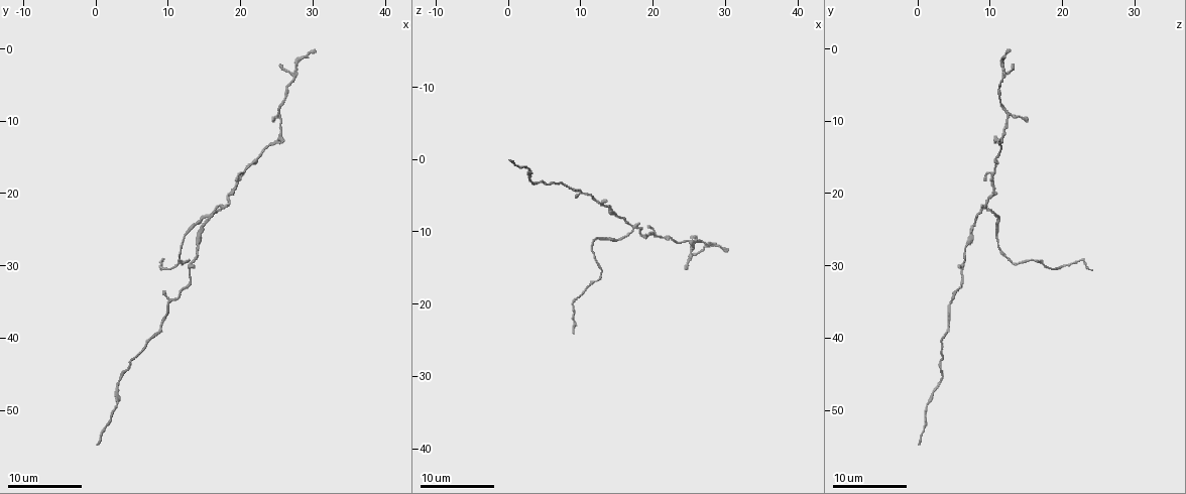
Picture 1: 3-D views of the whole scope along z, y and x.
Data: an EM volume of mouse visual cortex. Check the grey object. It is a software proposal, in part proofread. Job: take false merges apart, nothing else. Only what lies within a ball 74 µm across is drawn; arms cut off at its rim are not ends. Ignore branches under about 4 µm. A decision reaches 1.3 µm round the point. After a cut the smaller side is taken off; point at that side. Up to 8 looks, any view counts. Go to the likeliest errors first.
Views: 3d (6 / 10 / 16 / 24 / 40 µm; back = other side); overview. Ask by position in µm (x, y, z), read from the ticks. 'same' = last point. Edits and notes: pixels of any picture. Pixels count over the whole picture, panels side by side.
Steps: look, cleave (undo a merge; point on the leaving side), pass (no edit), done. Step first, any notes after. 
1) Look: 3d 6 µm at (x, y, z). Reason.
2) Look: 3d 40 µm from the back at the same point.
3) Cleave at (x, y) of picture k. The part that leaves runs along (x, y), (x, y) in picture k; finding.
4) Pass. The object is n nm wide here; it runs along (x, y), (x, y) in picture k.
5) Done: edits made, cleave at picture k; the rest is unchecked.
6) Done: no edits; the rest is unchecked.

Look: 3d 16 µm at (17.5, 22.0, 10.0).

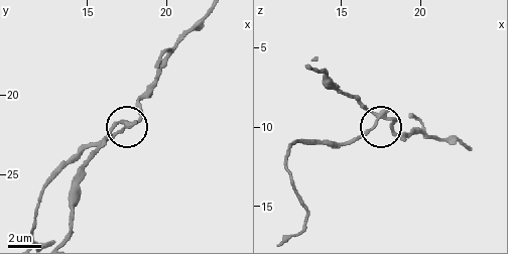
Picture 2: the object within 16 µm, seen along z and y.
Cleave at (366, 129) of picture 2. 3 arms meet here; the part that leaves runs along (383, 113), (347, 142), (289, 146), (305, 214), (293, 235) in picture 2; two neurons meet here.

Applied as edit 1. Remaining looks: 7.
Look: overview. Redraw.

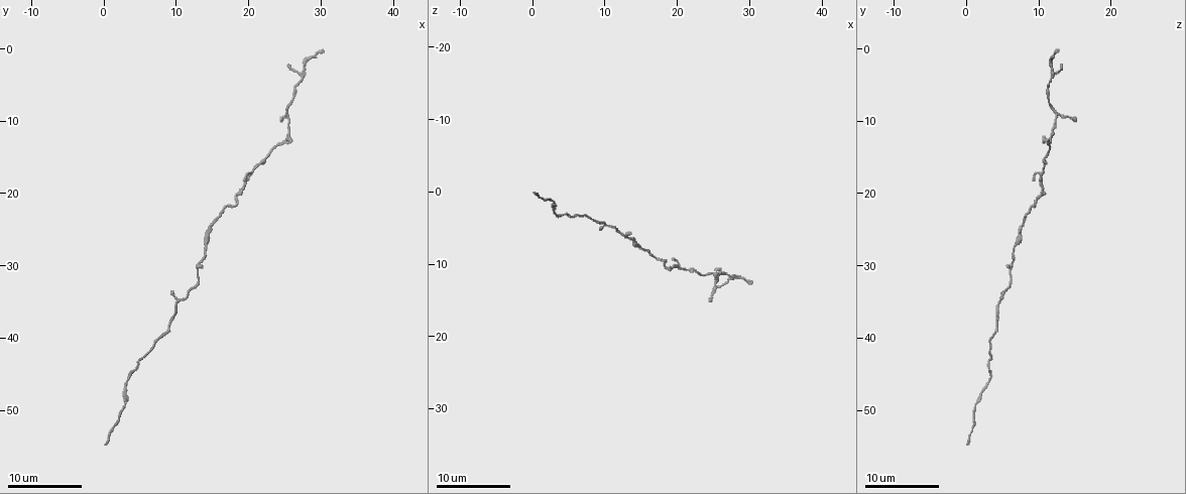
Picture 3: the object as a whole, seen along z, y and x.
Look: 3d 16 µm at (14.0, 26.5, 7.0).

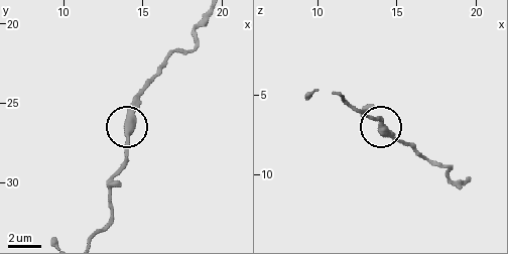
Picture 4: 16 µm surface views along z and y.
Look: 3d 16 µm from the back at (13.9, 26.5, 7.2).

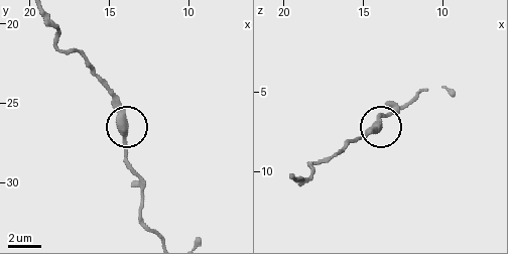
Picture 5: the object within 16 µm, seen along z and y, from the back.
Pass. It runs along (117, 126), (128, 122), (121, 102), (108, 83) in picture 5; all the same neuron.

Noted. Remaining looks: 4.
Look: 3d 6 µm at (10.5, 34.5, 4.5). Three arms meet.

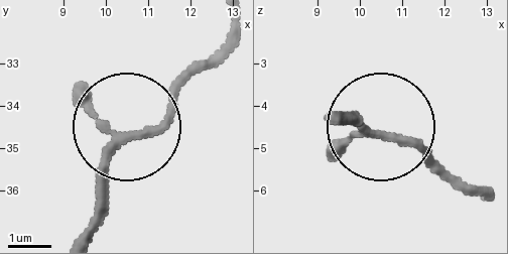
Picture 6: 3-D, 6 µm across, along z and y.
Pass. The object is 170 nm wide here; it runs along (489, 191), (467, 187), (420, 147), (352, 126) in picture 6; one neuron here.

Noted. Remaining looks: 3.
Look: 3d 10 µm at (20.0, 17.5, 10.0). Side arm on a straight run.

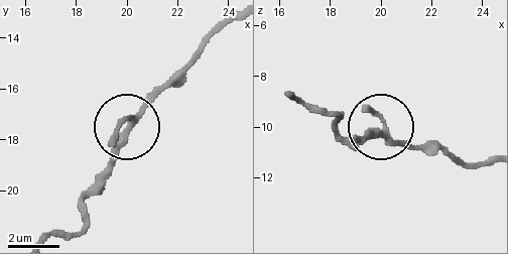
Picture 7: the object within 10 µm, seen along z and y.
Pass. The object is 240 nm wide here; one neuron here.

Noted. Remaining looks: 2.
Done: edits made, cleave at picture 2; the rest is unchecked.

